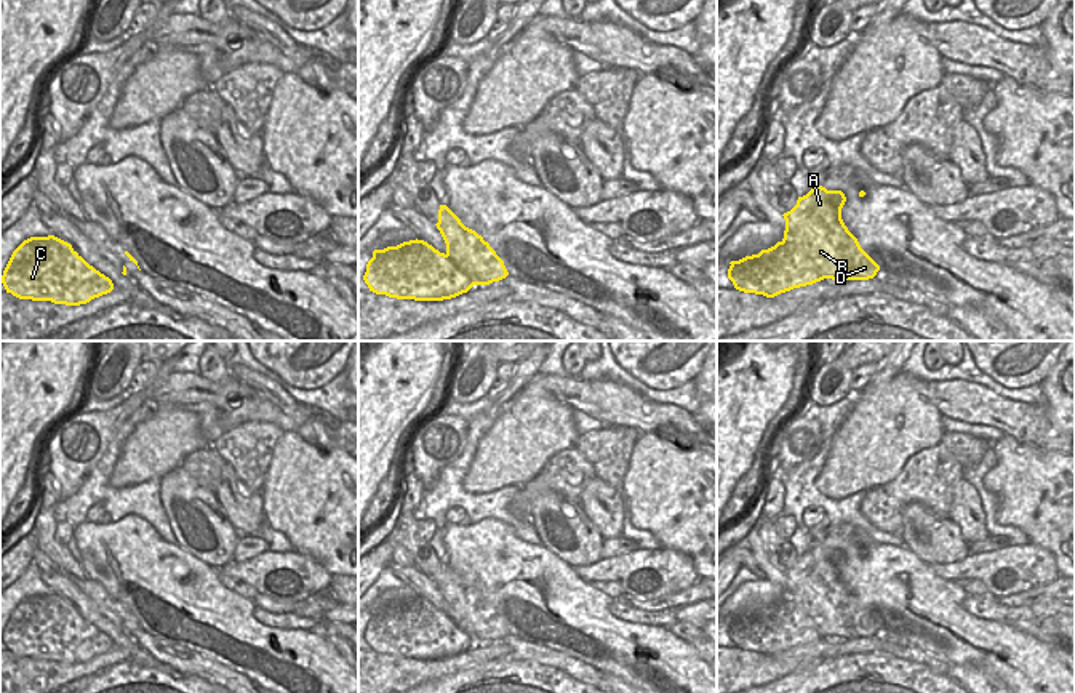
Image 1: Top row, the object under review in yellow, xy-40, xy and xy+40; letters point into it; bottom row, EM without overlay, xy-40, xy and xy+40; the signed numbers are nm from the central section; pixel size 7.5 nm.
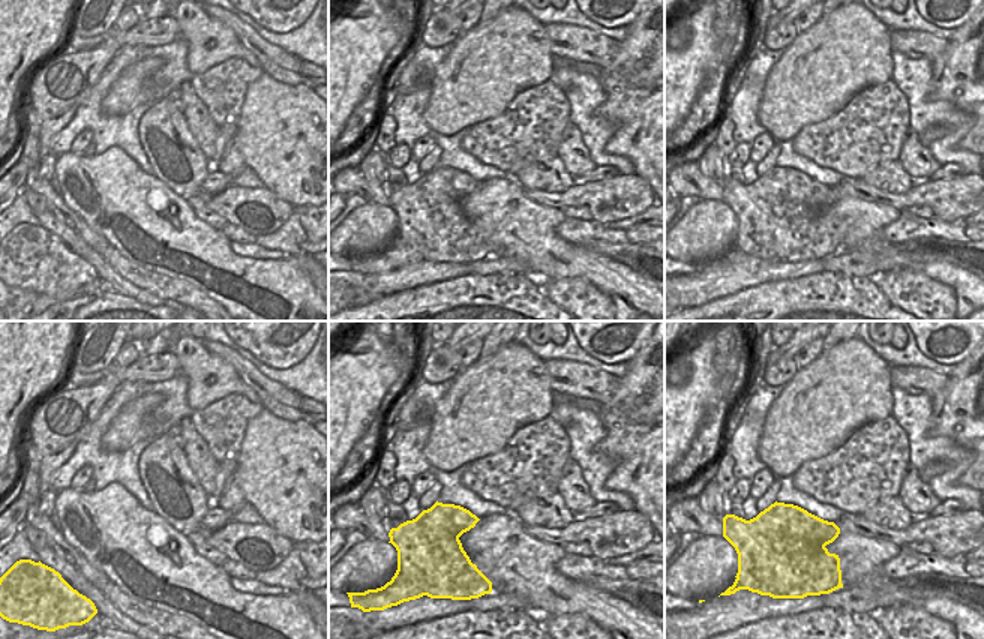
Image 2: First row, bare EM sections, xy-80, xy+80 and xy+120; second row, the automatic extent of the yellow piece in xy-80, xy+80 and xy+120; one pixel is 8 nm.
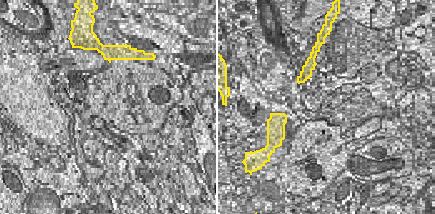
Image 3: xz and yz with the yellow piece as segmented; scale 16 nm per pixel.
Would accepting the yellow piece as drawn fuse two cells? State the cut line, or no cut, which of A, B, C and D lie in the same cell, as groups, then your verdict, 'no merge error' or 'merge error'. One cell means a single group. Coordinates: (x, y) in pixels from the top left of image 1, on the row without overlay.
xy (429, 604), (434, 613), (447, 613), (475, 642) | A B D / C | merge error

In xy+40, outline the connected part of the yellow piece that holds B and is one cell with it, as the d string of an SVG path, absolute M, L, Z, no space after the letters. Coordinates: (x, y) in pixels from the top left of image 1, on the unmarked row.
M814 544L784 571L784 597L790 615L805 613L824 637L869 639L880 624L861 607L841 578L841 549Z

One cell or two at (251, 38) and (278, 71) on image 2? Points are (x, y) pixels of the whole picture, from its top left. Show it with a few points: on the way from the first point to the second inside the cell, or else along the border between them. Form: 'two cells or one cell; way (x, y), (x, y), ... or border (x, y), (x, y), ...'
one cell; way (258, 45), (276, 63)

